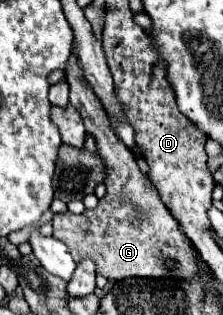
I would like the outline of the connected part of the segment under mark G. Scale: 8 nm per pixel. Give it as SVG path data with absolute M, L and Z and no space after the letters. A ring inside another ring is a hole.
M73 55L69 57L65 77L71 87L69 103L83 117L83 125L87 133L95 137L97 153L107 165L107 193L95 209L85 209L81 215L73 215L69 211L55 215L53 237L69 247L75 263L91 259L97 267L97 275L113 281L127 277L195 277L199 267L193 243L183 235L179 223L163 205L157 189L141 173L135 155L113 133L99 97L81 83L83 69L77 65L77 57Z

